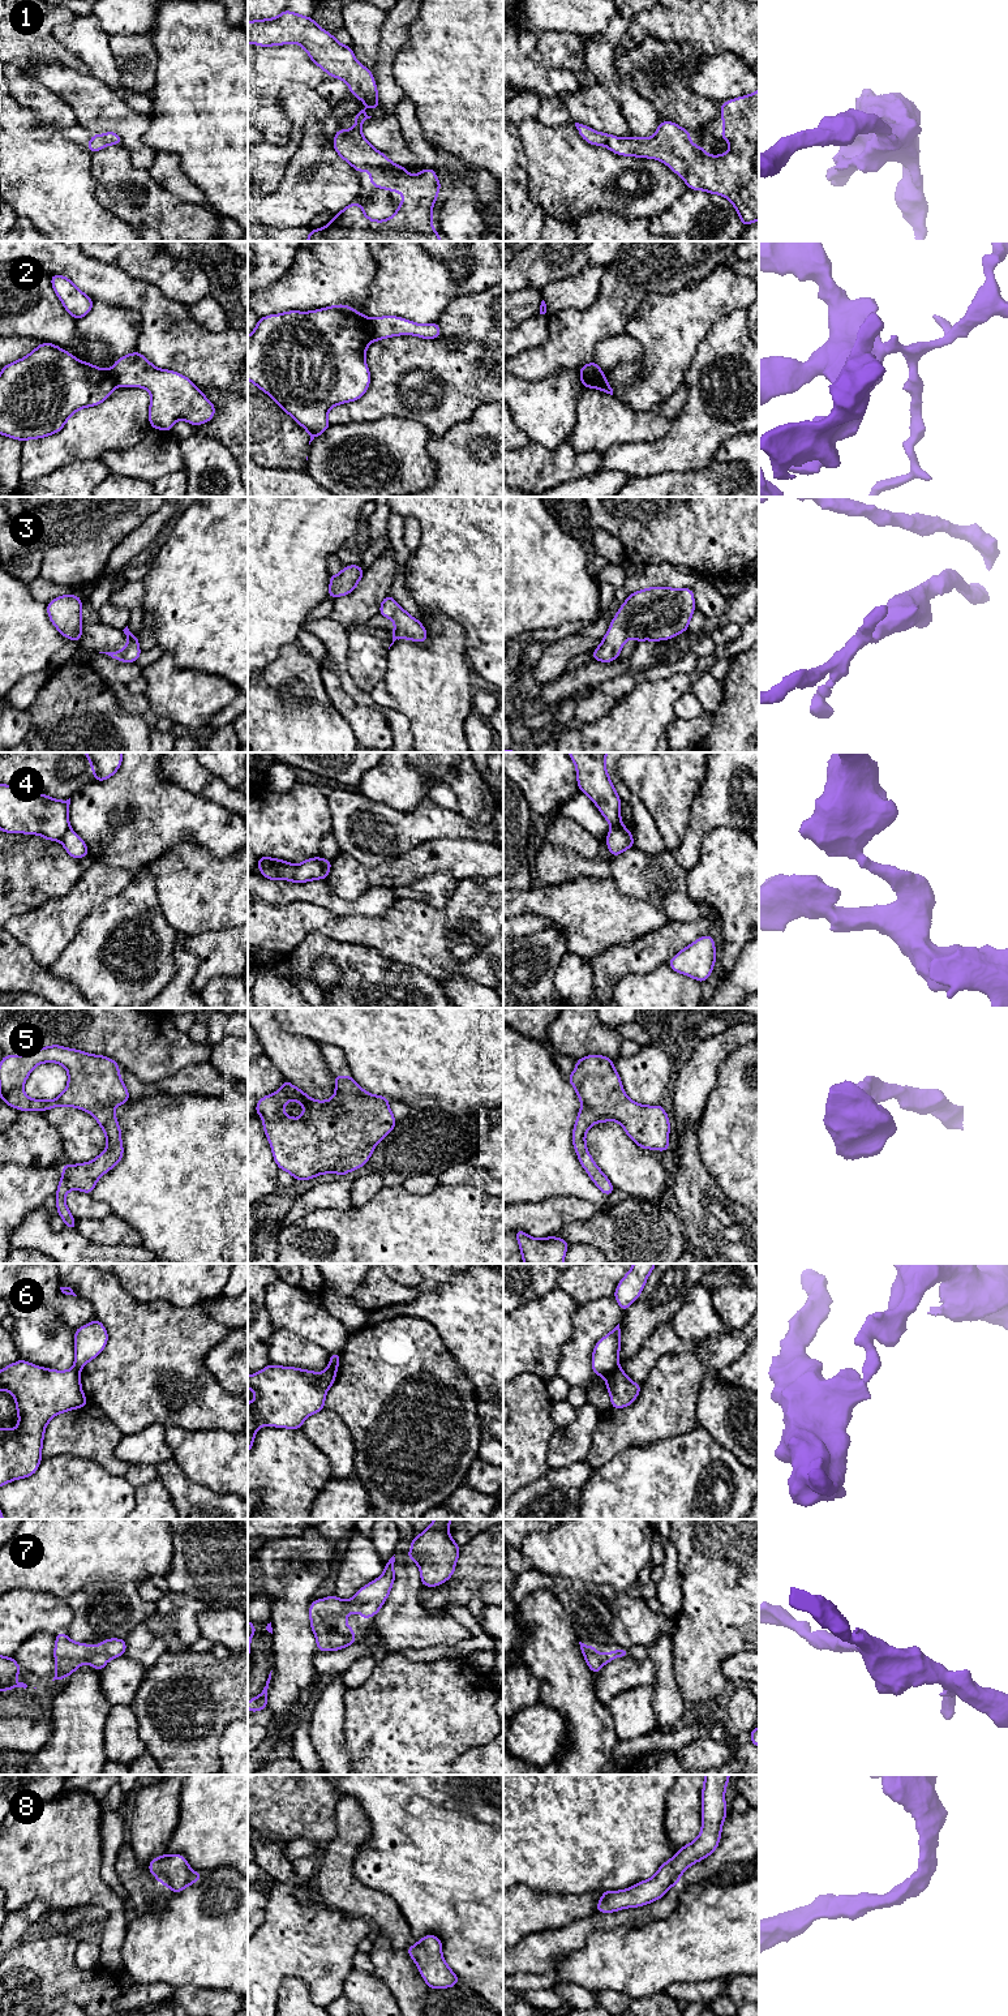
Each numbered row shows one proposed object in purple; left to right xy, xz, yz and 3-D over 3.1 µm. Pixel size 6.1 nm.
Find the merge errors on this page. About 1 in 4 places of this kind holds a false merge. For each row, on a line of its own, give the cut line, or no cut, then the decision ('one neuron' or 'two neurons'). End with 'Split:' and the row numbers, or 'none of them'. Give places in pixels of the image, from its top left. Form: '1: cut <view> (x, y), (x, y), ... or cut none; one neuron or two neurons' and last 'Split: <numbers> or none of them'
1: cut none; one neuron
2: cut xz (368, 318), (373, 340); two neurons
3: cut none; one neuron
4: cut xz (320, 858), (324, 878); two neurons
5: cut none; one neuron
6: cut yz (618, 1365), (604, 1376); two neurons
7: cut none; one neuron
8: cut none; one neuron
Split: 2, 4, 6

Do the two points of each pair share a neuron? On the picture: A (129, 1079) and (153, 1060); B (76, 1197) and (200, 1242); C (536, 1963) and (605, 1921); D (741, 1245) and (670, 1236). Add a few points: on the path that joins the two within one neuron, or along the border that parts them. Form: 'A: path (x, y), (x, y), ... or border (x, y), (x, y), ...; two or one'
A: border (120, 1063), (150, 1088); two
B: border (90, 1195), (97, 1200), (102, 1200), (112, 1213); two
C: path (553, 1946), (571, 1938), (588, 1925); one
D: border (678, 1217), (686, 1240); two

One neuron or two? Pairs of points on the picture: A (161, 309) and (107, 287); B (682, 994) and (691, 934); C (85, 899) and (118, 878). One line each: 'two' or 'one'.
A: one
B: two
C: one

